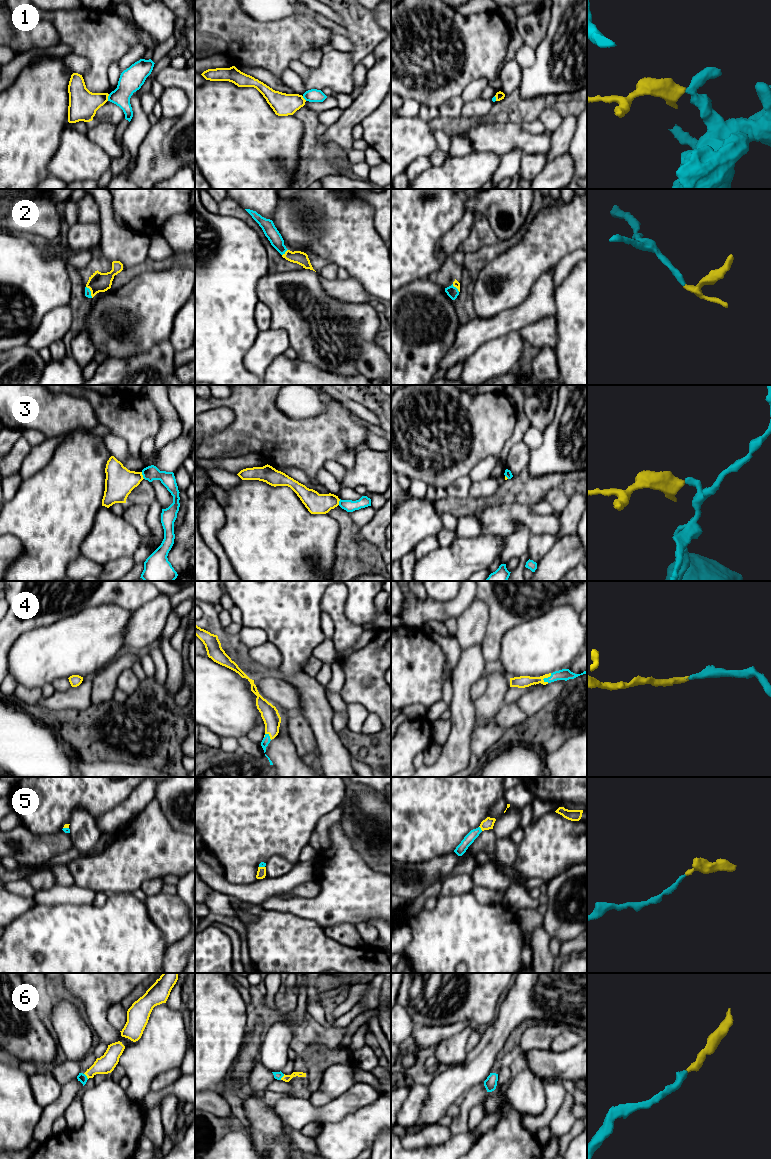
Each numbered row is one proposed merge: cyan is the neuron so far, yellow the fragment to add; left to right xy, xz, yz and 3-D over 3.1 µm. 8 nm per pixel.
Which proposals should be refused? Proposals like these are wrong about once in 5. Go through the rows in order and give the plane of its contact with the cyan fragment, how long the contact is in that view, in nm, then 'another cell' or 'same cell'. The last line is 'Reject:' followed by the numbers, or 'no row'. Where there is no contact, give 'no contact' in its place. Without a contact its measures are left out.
1: meets cyan in xy; contact 60 nm long; another cell
2: meets cyan in xz; contact 70 nm long; same cell
3: meets cyan in xy; contact 60 nm long; another cell
4: meets cyan in yz; contact 100 nm long; same cell
5: meets cyan in yz; contact 50 nm long; same cell
6: meets cyan in xz; contact 60 nm long; same cell
Reject: 1, 3

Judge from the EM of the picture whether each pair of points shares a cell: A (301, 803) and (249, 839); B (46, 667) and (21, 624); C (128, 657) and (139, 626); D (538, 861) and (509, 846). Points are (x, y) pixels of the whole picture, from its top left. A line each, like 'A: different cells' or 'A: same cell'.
A: same cell
B: different cells
C: different cells
D: different cells

